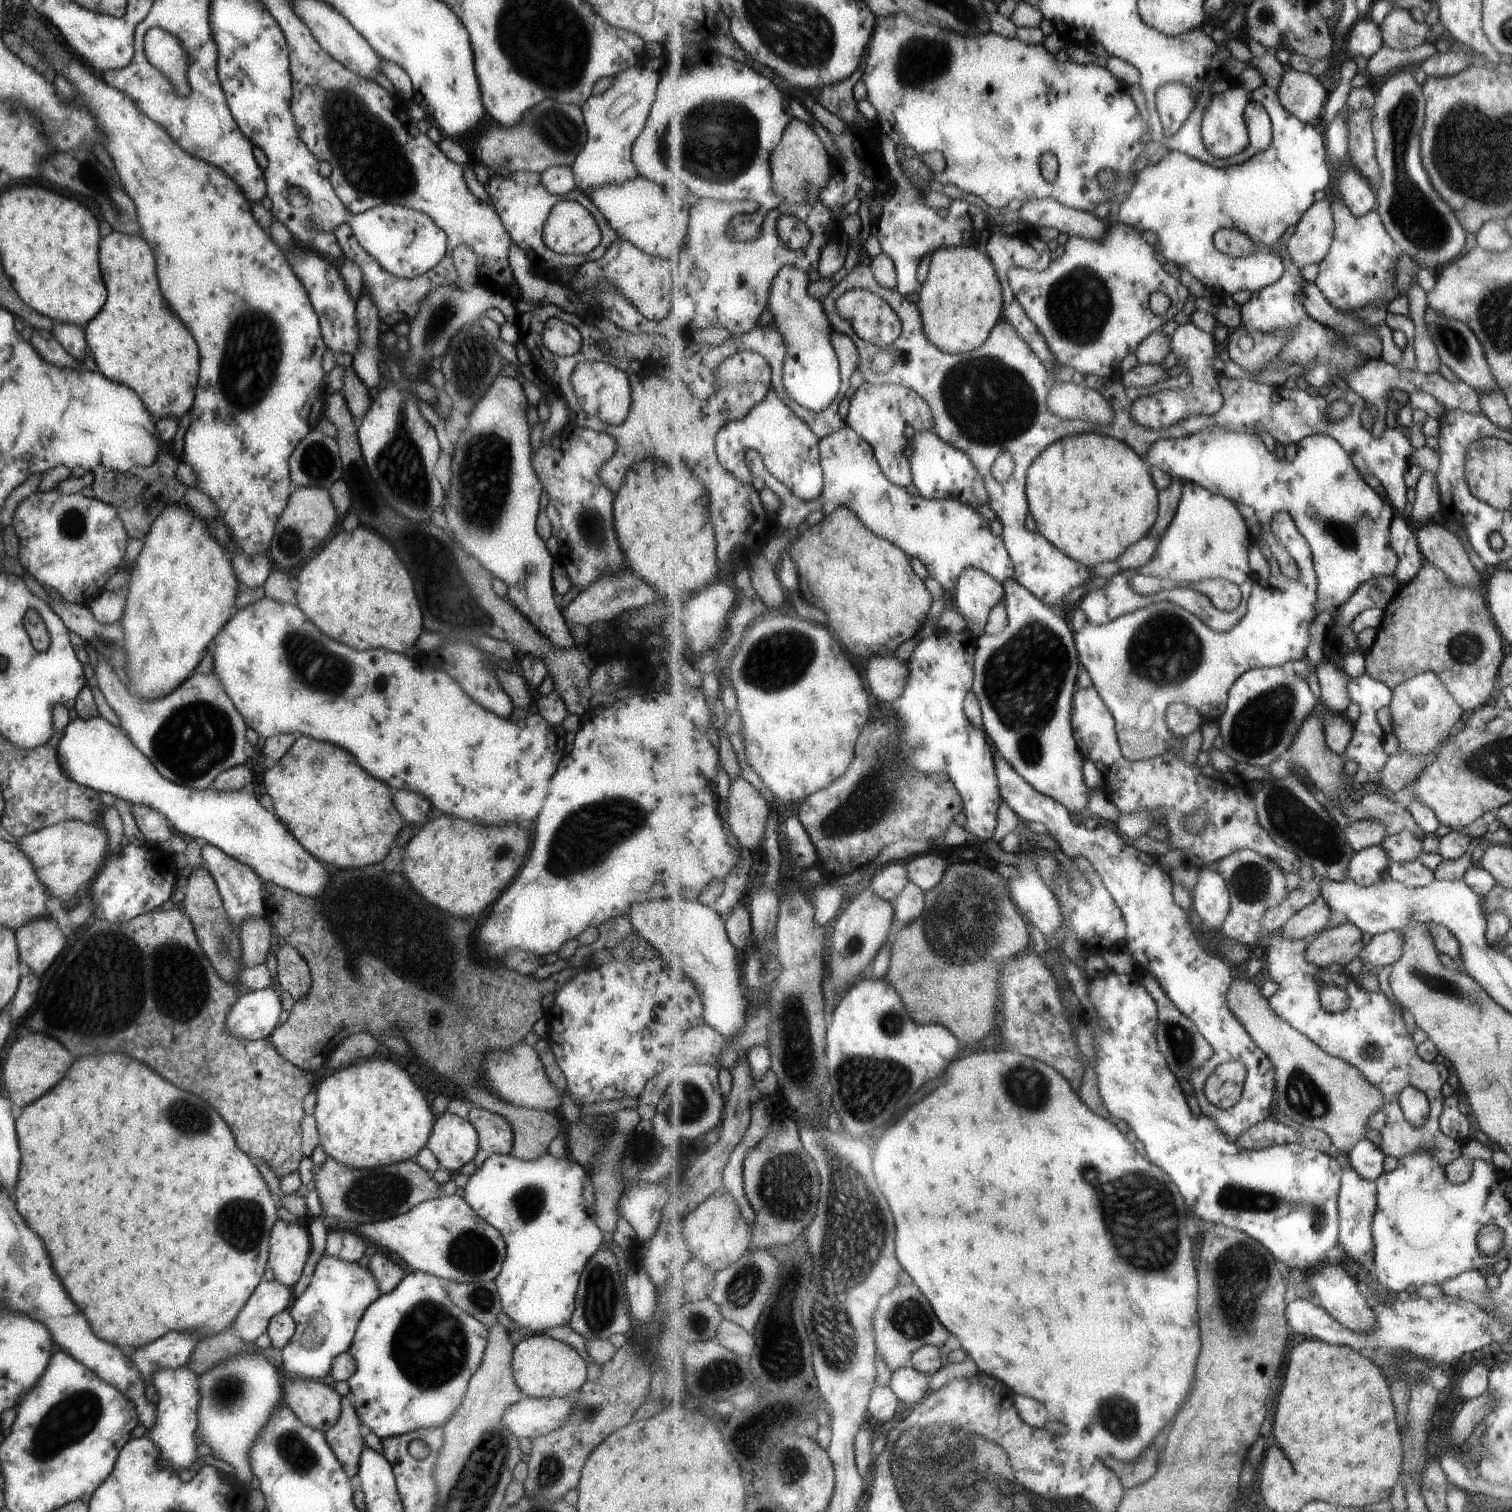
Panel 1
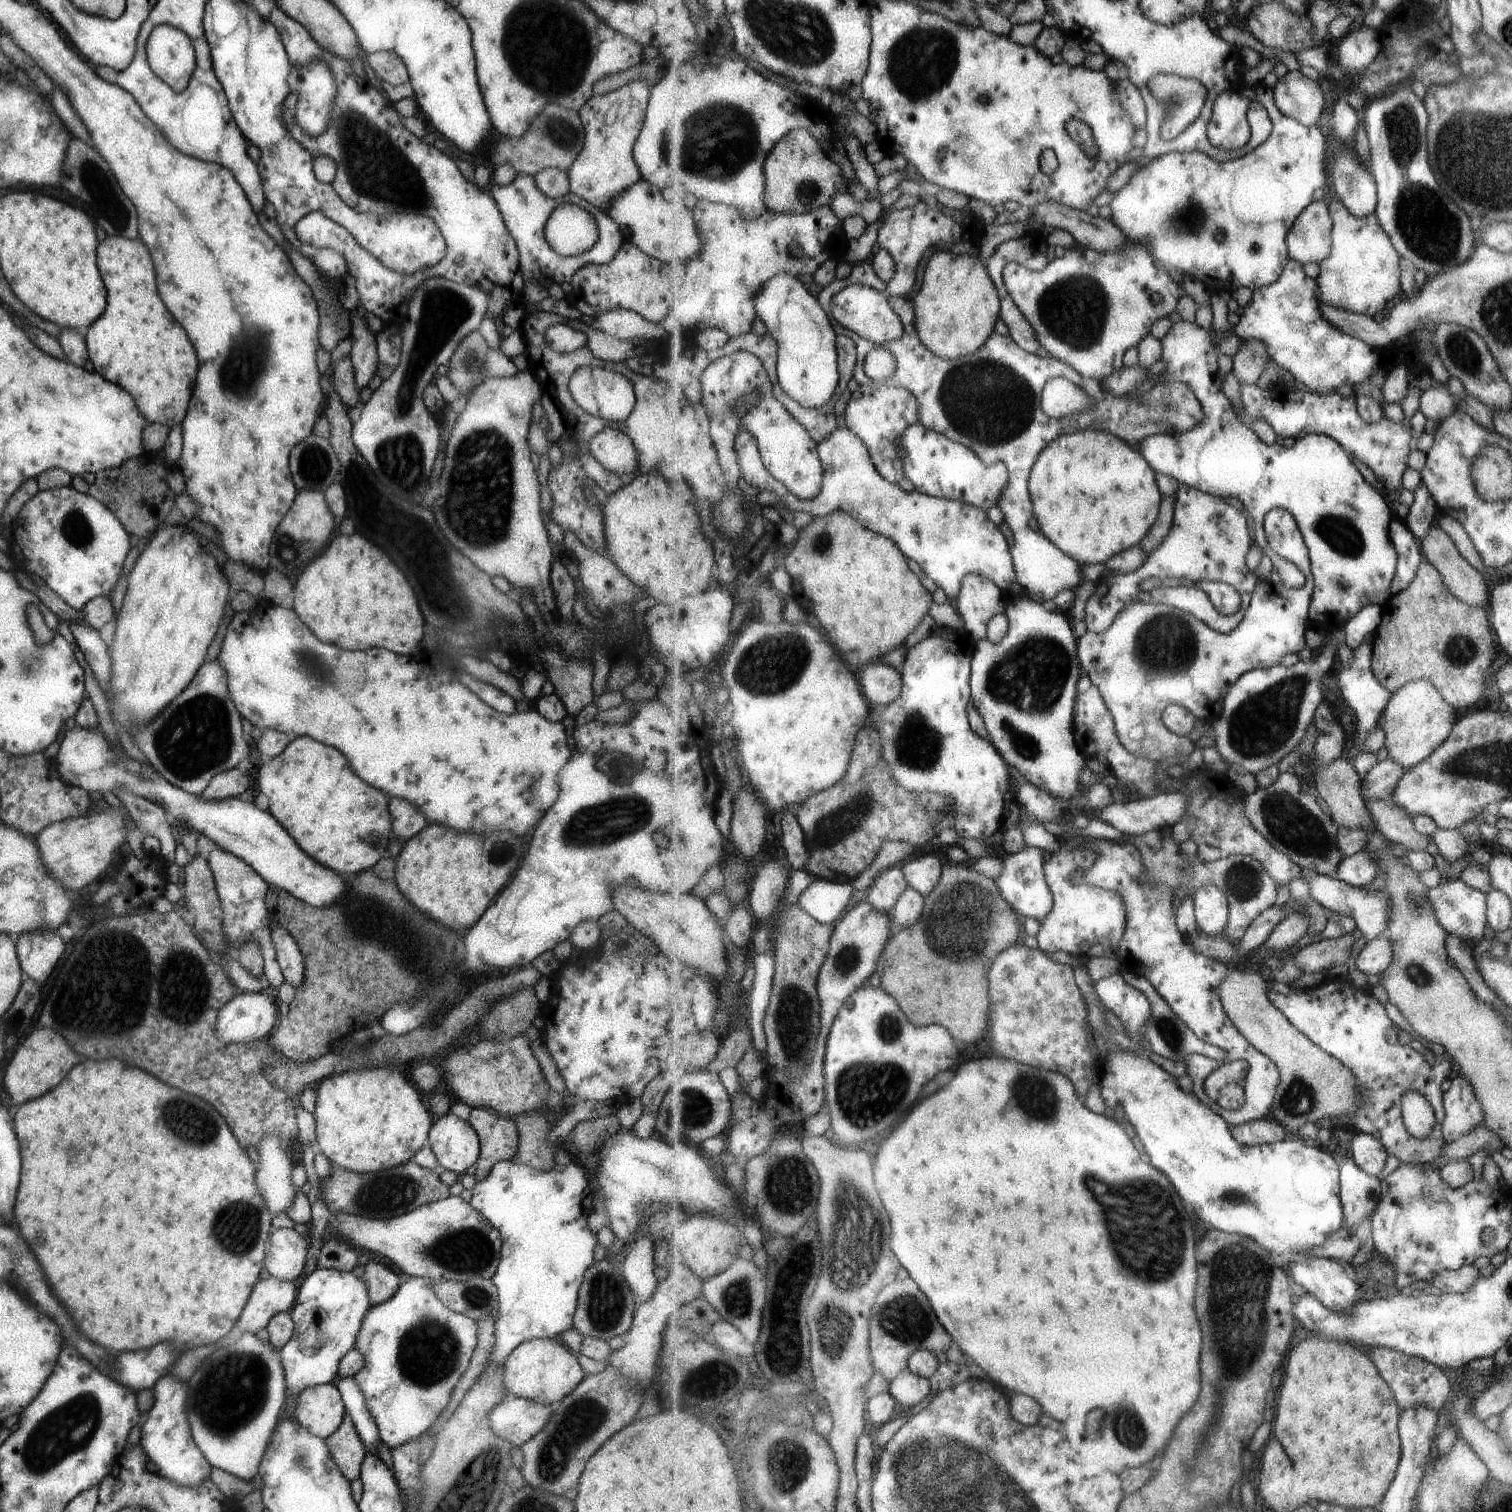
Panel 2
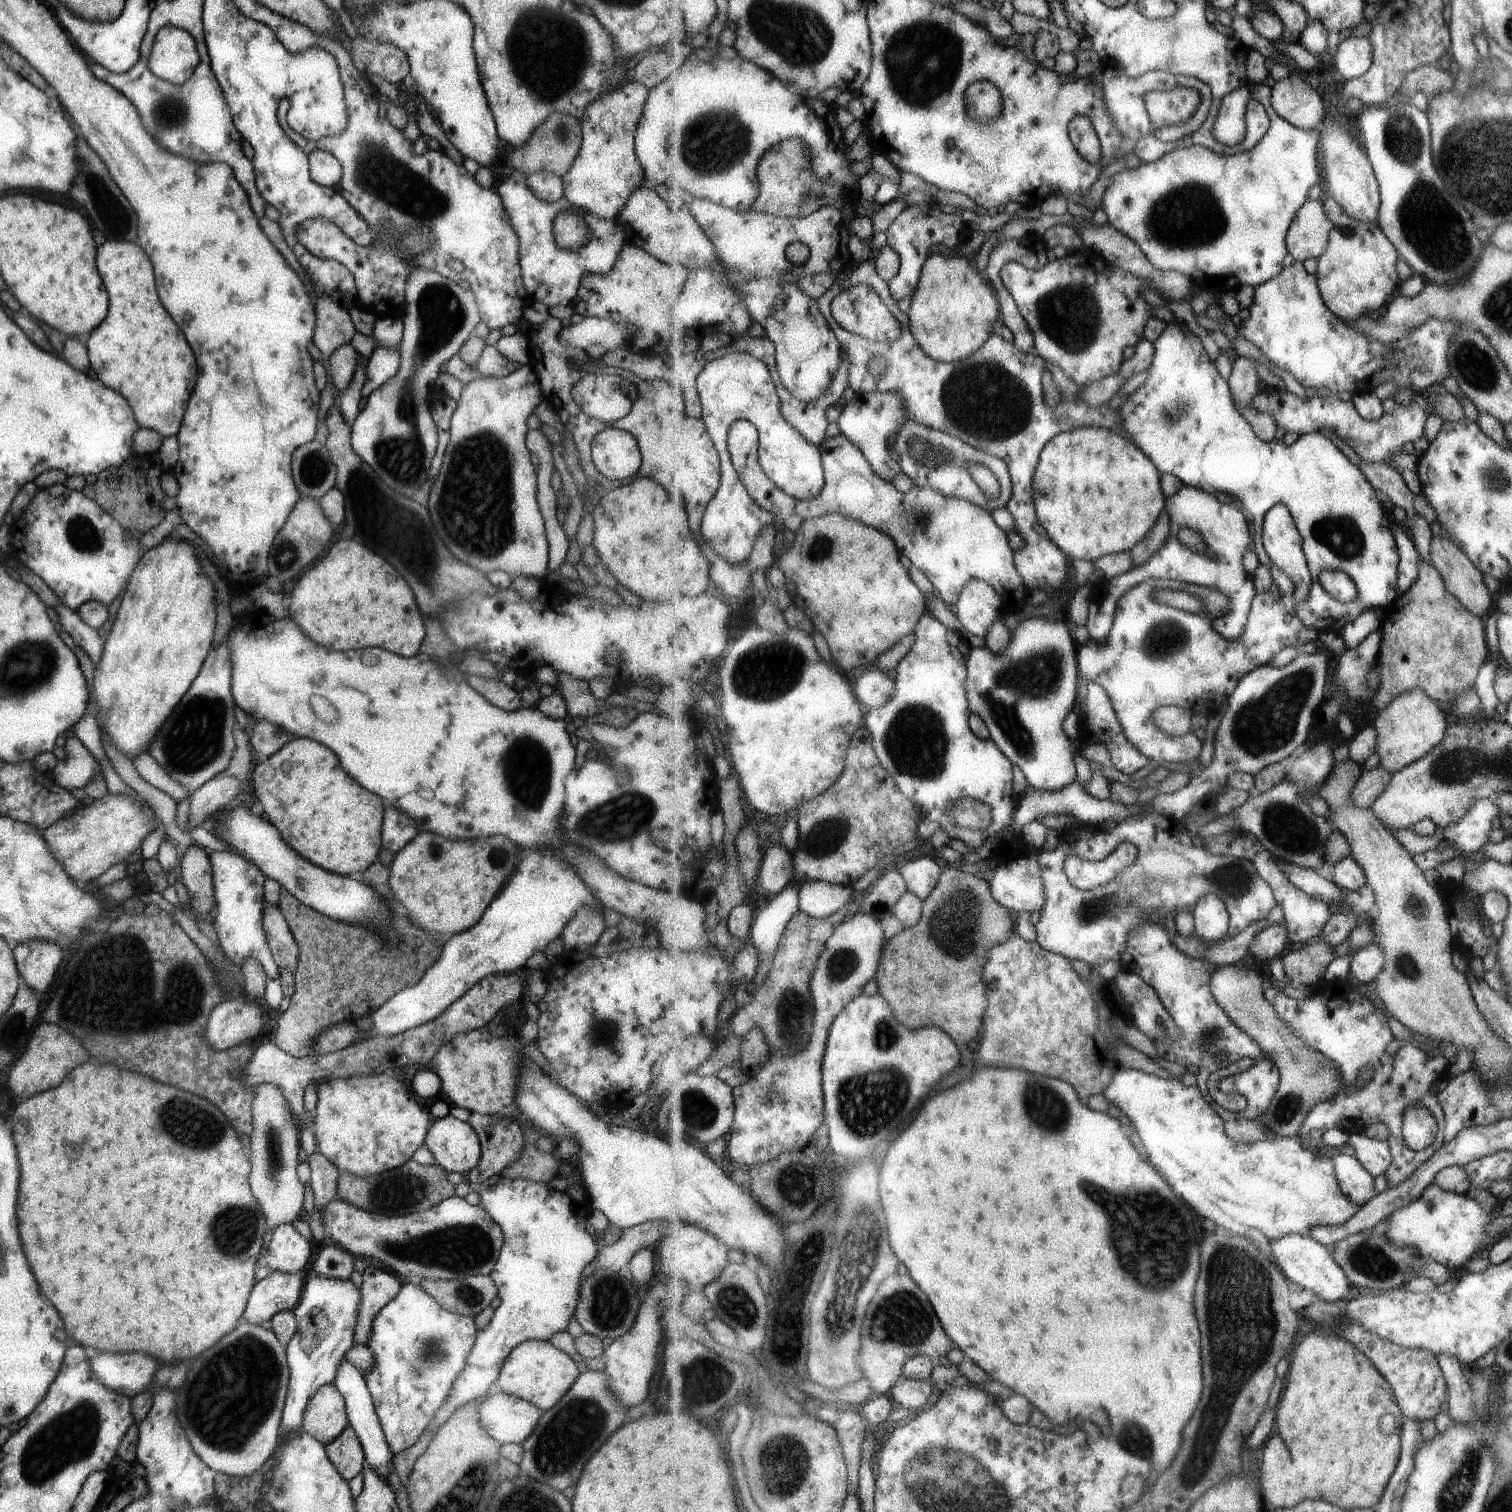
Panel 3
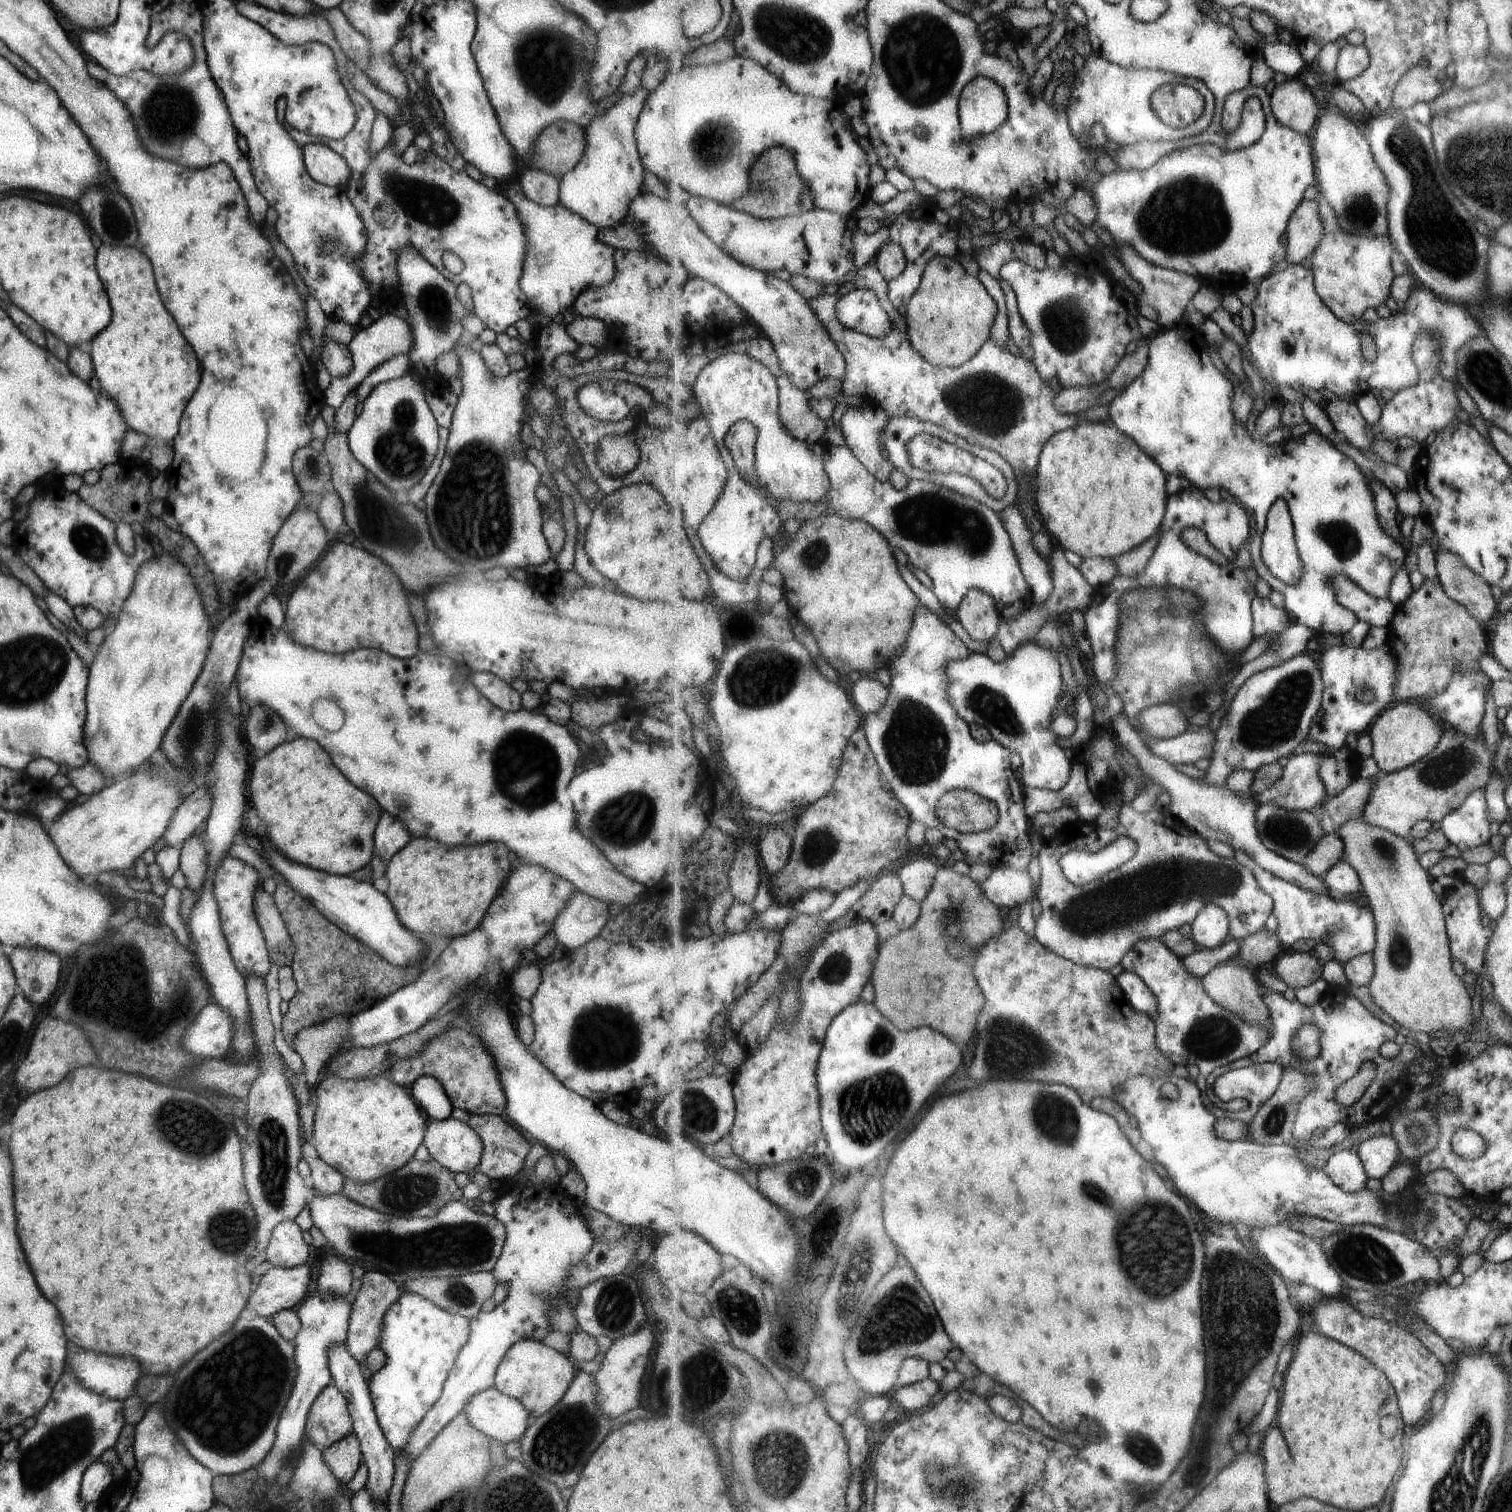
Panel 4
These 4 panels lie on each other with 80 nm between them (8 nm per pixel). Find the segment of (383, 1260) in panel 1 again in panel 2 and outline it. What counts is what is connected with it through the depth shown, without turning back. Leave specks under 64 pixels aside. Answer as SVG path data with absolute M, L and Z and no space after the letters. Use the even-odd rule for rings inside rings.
M371 1257L364 1264L360 1279L365 1283L368 1303L371 1306L387 1300L397 1290L403 1277L389 1264Z

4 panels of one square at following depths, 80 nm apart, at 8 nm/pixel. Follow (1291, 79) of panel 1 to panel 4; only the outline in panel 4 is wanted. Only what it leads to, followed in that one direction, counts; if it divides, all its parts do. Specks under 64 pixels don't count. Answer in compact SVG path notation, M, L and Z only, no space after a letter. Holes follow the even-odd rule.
M1298 77L1278 84L1272 96L1272 110L1277 120L1301 136L1313 136L1319 117L1319 106L1311 89Z

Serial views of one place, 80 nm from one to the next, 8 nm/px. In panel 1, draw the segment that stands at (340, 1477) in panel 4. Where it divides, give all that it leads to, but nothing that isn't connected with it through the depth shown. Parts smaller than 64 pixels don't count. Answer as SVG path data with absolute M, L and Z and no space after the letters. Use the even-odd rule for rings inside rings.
M342 1397L337 1420L324 1432L324 1437L349 1479L356 1474L359 1453L365 1446L363 1434L349 1397Z

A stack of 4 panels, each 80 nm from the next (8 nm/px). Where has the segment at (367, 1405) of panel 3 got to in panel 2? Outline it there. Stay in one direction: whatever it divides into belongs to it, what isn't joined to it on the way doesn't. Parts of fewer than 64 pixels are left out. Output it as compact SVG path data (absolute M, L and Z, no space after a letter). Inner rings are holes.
M339 1377L334 1380L334 1384L344 1404L344 1412L351 1419L357 1436L365 1446L365 1452L378 1457L375 1452L375 1446L380 1442L377 1427L364 1405L364 1396L357 1383L353 1377Z

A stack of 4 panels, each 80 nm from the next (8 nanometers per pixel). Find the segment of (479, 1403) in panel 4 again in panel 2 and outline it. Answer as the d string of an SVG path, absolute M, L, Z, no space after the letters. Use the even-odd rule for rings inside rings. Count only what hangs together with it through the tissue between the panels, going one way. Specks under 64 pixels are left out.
M506 1397L488 1414L488 1423L495 1436L521 1446L545 1426L552 1413L552 1405L523 1397Z

